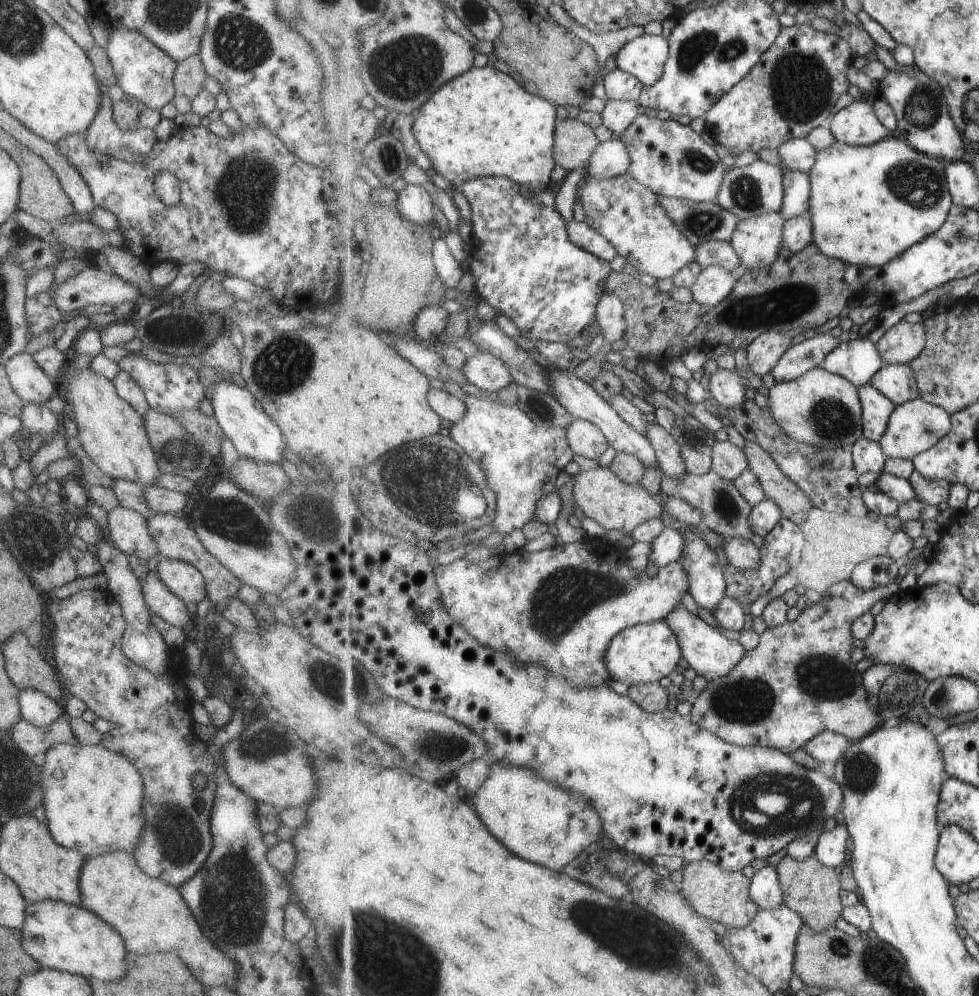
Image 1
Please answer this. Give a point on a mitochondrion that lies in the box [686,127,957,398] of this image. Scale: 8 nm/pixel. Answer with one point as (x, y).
(919, 186)

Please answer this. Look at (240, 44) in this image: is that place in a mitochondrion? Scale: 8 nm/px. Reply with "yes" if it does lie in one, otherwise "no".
yes

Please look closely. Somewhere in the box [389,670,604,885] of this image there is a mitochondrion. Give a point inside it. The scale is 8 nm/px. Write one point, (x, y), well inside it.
(441, 748)

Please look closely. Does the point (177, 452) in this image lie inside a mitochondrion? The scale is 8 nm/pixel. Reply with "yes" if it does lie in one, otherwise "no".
yes

